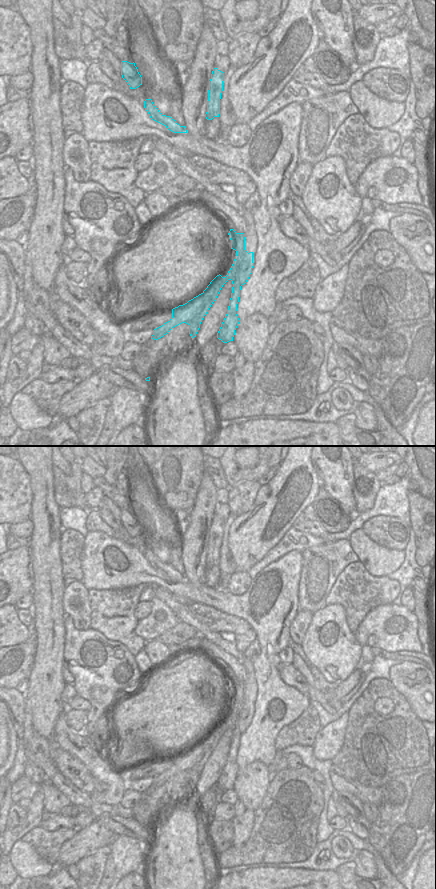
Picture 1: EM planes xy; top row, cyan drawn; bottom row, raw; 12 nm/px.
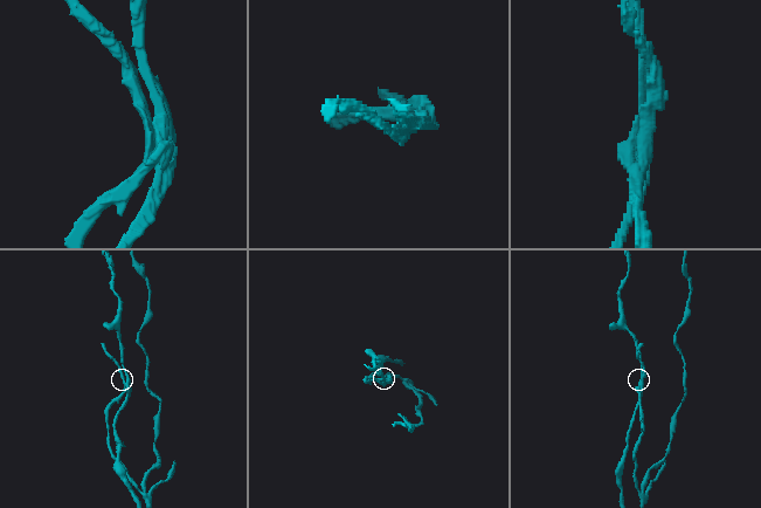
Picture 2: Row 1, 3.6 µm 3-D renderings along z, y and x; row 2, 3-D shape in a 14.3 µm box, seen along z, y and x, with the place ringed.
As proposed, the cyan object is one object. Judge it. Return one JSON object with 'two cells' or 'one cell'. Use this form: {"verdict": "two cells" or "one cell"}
{"verdict": "two cells"}

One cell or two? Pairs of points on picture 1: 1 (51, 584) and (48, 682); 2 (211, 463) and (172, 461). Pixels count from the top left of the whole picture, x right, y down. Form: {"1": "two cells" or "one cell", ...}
{"1": "one cell", "2": "two cells"}

